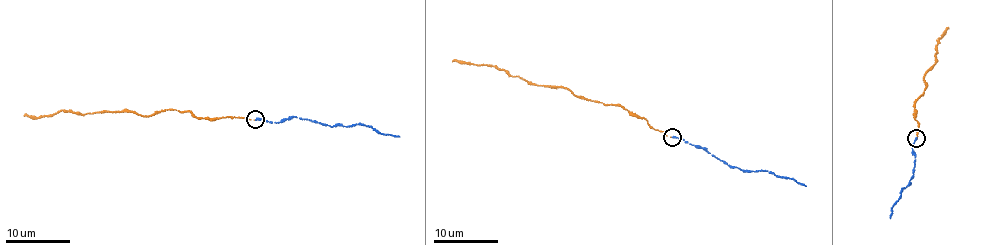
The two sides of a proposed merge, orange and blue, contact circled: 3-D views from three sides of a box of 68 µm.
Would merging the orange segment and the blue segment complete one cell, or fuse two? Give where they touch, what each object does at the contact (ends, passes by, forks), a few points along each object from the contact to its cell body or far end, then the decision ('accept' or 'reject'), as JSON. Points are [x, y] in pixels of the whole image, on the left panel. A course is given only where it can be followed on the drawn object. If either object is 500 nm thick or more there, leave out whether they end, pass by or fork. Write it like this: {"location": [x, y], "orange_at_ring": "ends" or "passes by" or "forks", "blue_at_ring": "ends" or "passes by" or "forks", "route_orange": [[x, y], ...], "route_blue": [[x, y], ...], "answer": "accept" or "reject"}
{"location": [255, 119], "orange_at_ring": "ends", "blue_at_ring": "ends", "route_orange": [[255, 120], [203, 118], [170, 108], [148, 115], [102, 110], [83, 114], [59, 110], [37, 117], [24, 115]], "route_blue": [[255, 119], [281, 123], [291, 118], [331, 127], [338, 124], [349, 127], [363, 125], [399, 136]], "answer": "accept"}

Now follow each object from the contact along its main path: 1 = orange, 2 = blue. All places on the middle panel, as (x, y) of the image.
1: (671, 137), (651, 128), (644, 118), (617, 105), (573, 95), (569, 89), (529, 83), (489, 65), (452, 62)
2: (672, 136), (706, 149), (727, 164), (793, 178), (805, 186)

